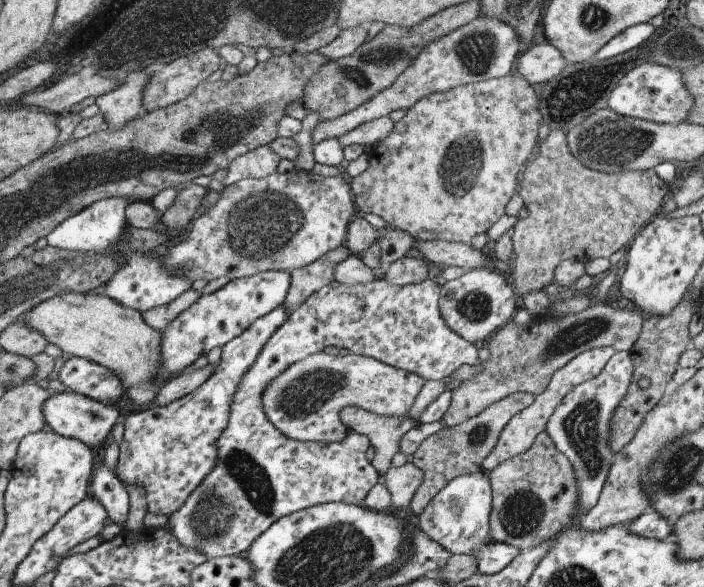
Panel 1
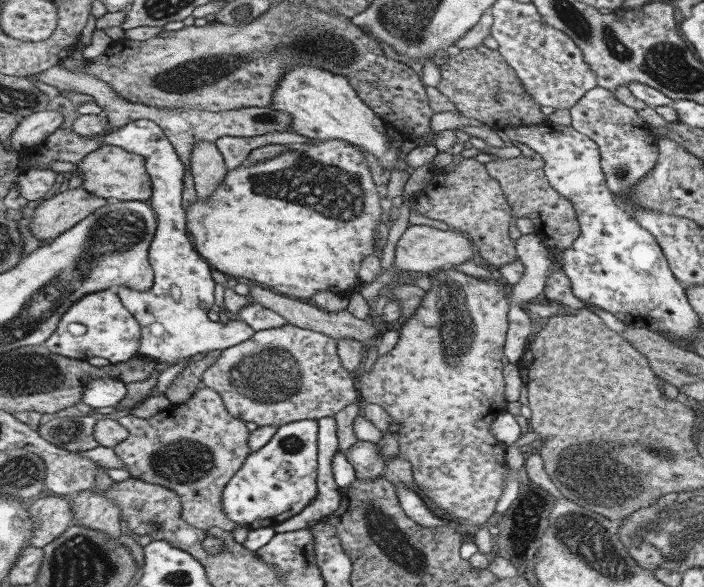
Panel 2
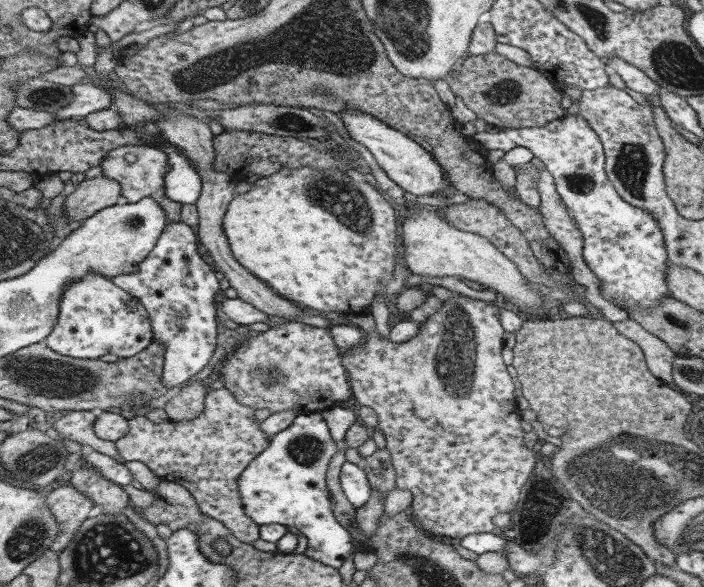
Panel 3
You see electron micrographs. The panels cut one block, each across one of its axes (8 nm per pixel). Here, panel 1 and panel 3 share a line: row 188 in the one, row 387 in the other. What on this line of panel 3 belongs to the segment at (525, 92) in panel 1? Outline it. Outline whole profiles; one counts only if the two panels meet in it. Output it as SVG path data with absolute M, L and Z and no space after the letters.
M451 292L451 298L443 301L439 308L427 317L422 323L418 323L417 334L407 340L407 342L393 343L389 339L382 339L376 332L373 317L370 313L357 314L353 312L342 313L351 324L356 324L364 335L363 343L349 349L340 351L340 361L346 370L346 377L351 389L351 400L357 405L369 406L376 412L378 428L383 433L386 445L384 446L390 454L390 461L394 468L394 485L401 490L408 490L411 493L411 503L409 510L413 520L427 533L447 538L463 538L468 534L499 532L499 529L491 523L491 518L501 512L508 513L513 510L513 504L519 498L521 486L528 482L529 475L535 464L535 452L524 447L523 431L519 425L519 410L515 404L514 392L517 391L517 383L505 369L505 364L501 360L501 350L504 346L501 336L503 328L499 320L500 310L490 301L481 301L469 298L460 293Z

